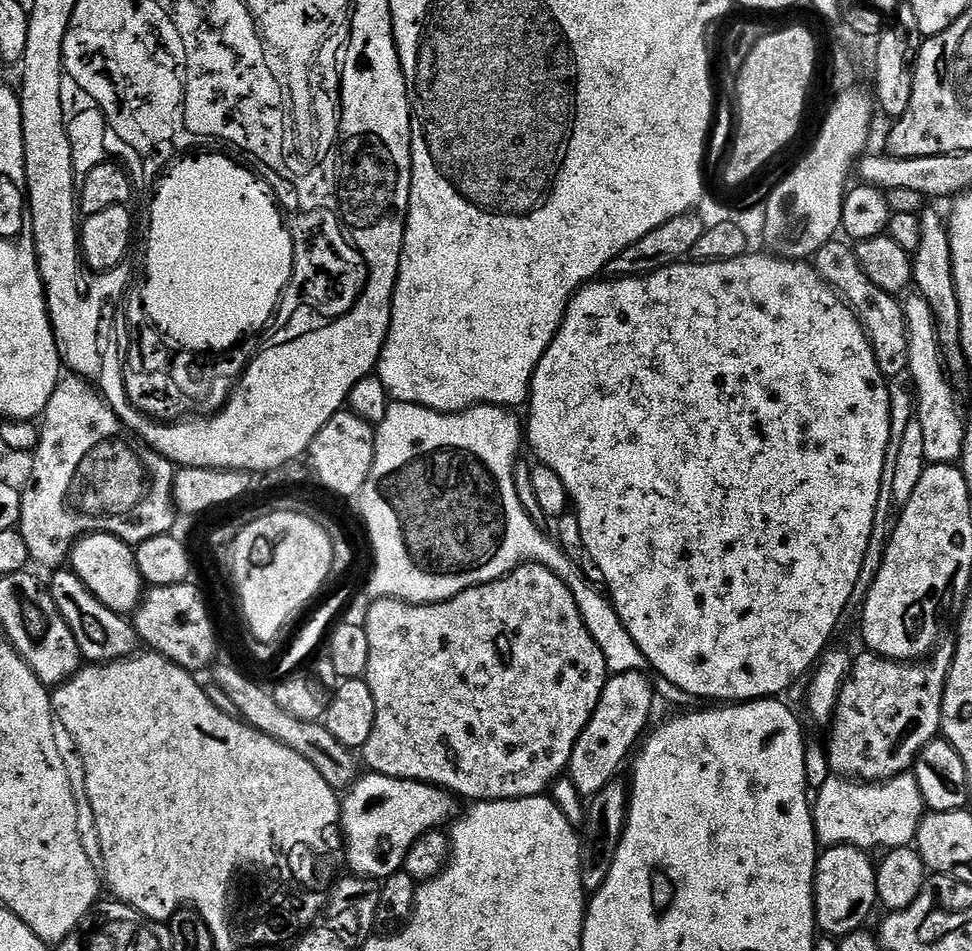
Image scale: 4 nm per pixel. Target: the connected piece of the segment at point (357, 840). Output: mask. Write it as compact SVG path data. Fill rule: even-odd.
M374 771L361 775L347 791L340 805L340 823L346 852L405 852L400 857L407 861L412 849L424 836L445 827L443 824L452 816L451 799L453 797L445 789L434 784L422 784L419 780L399 780L381 776Z

